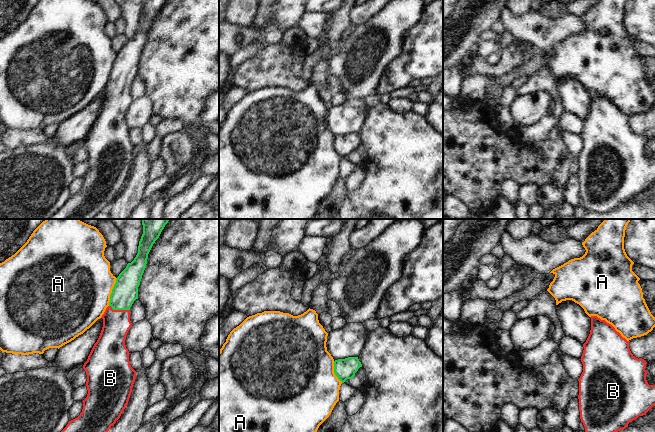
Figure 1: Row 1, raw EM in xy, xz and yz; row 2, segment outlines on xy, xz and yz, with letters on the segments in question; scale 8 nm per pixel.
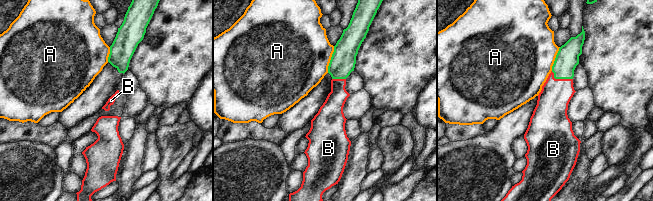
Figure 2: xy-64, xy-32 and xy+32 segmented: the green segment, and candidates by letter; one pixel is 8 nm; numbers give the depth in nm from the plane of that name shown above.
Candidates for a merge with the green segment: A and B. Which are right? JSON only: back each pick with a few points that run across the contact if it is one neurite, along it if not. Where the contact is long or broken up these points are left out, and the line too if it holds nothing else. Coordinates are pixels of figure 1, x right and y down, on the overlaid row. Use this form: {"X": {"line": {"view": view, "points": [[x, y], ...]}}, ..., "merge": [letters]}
{"B": {"line": {"view": "xy", "points": [[125, 291], [120, 301], [119, 309], [116, 323]]}}, "merge": ["B"]}

